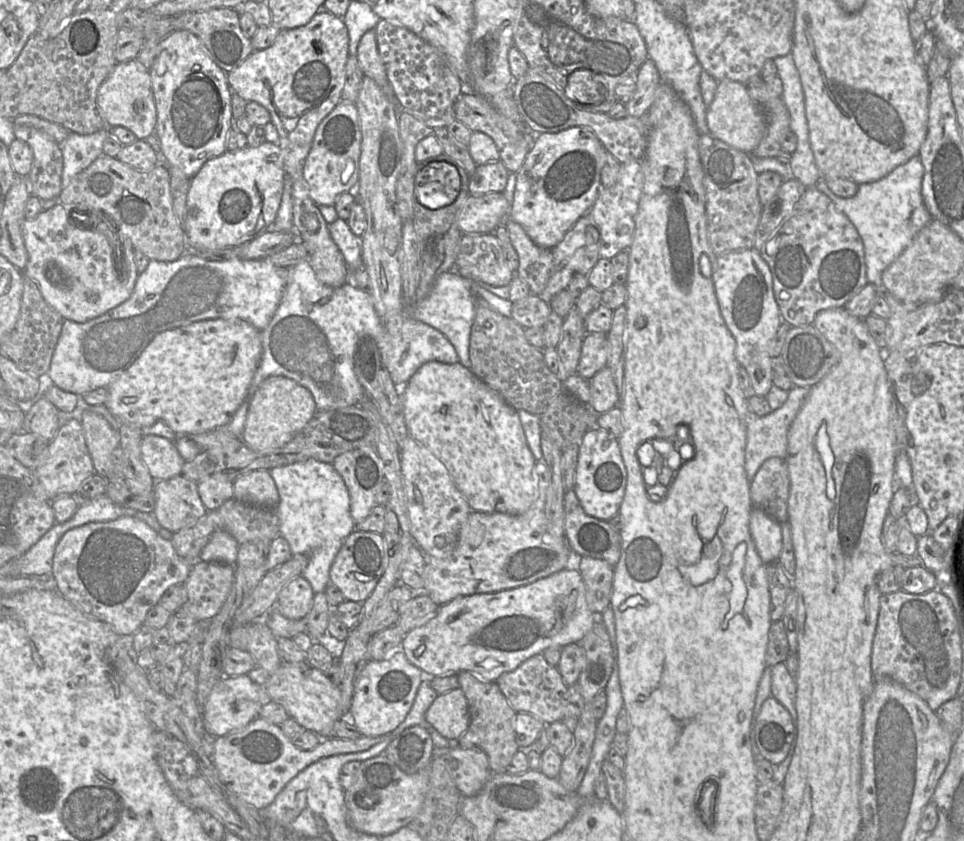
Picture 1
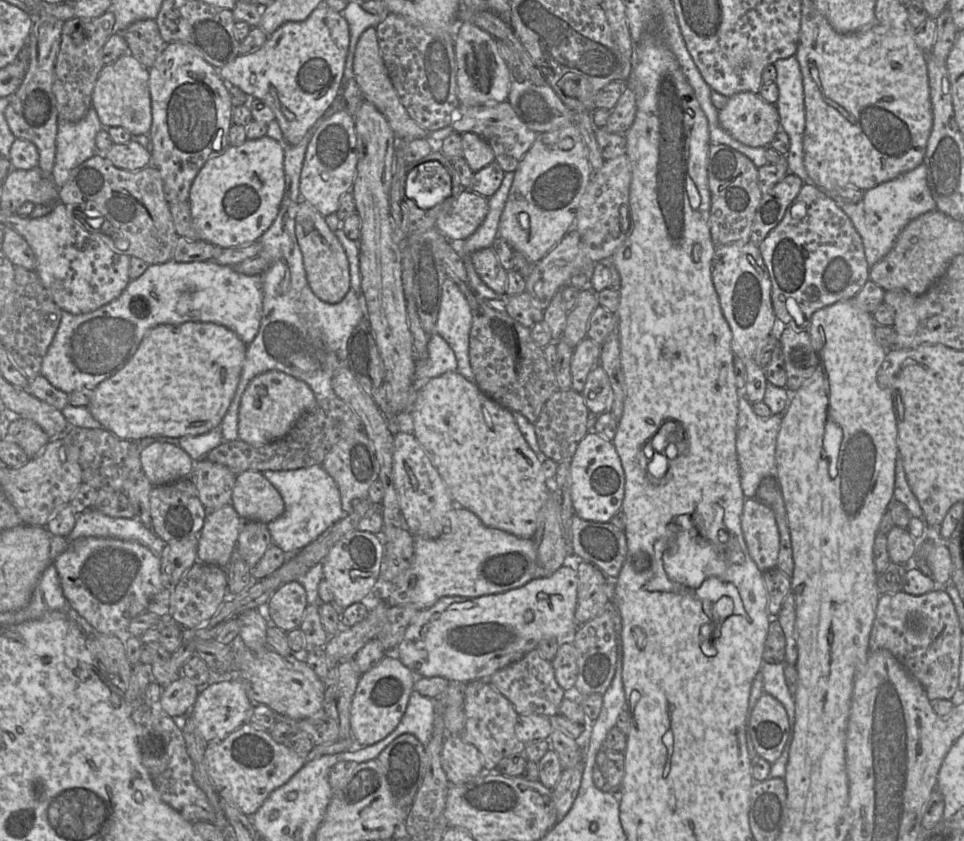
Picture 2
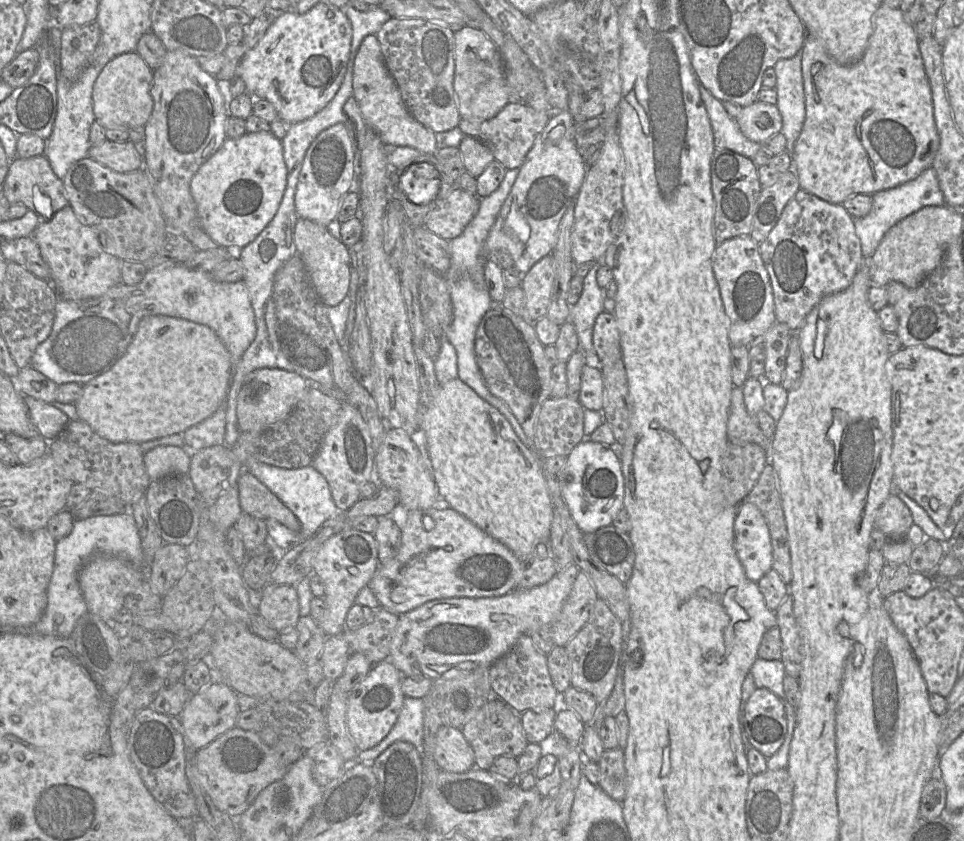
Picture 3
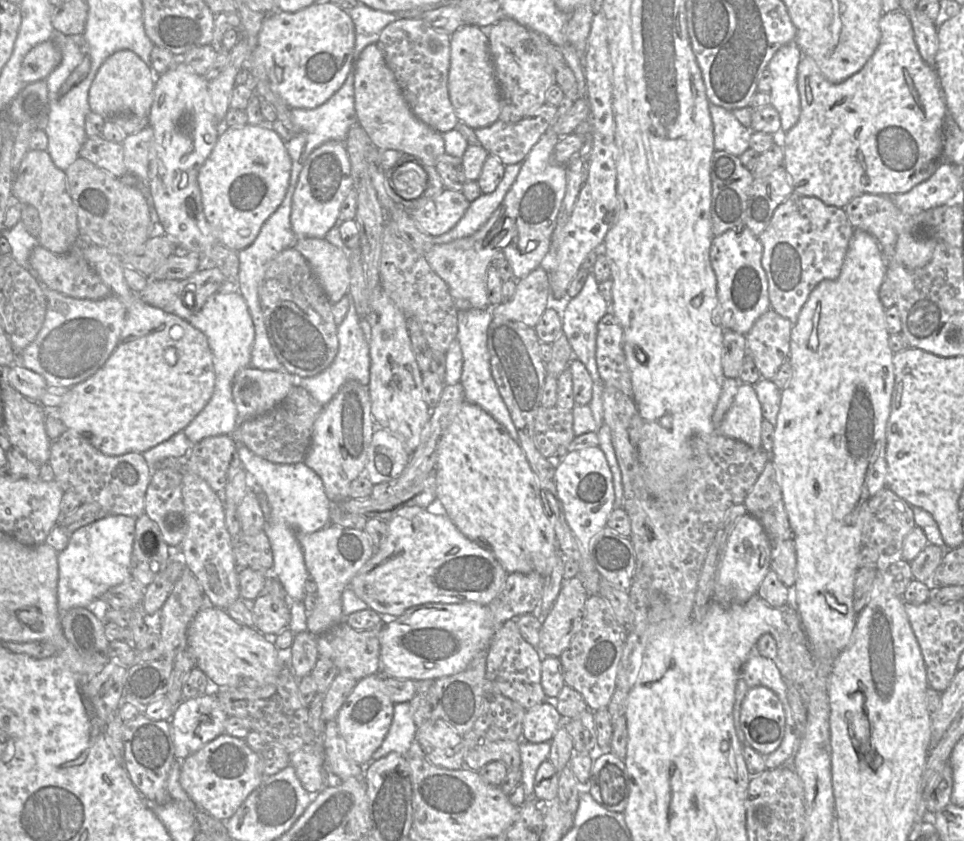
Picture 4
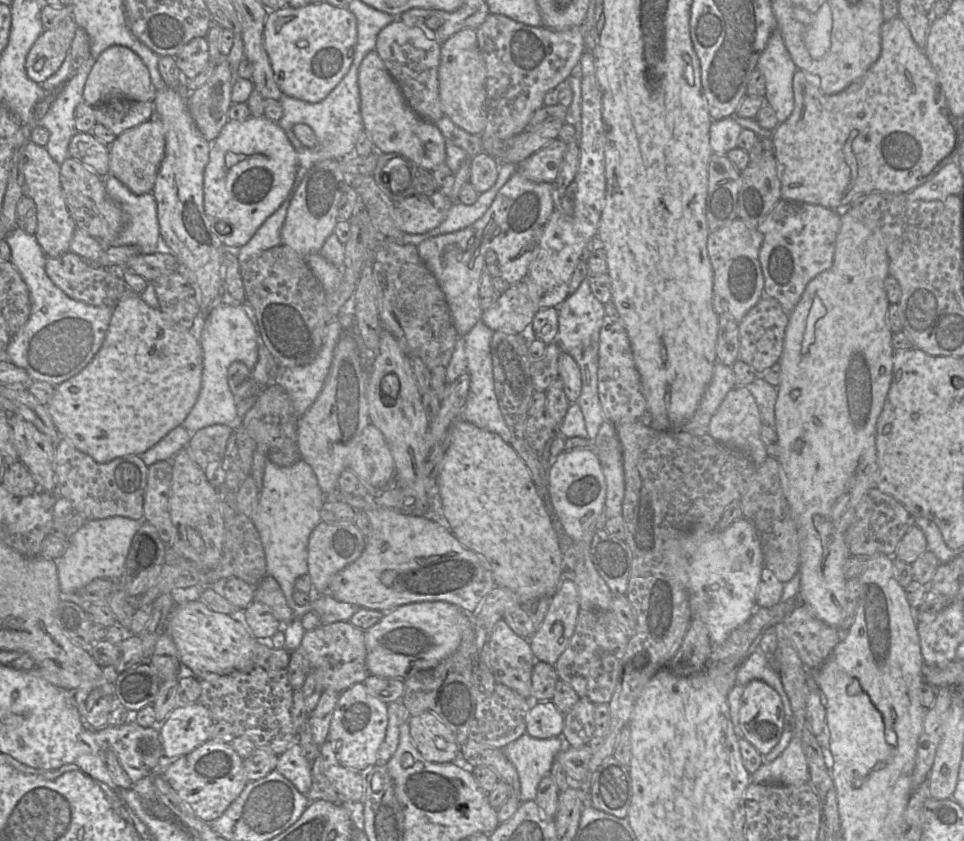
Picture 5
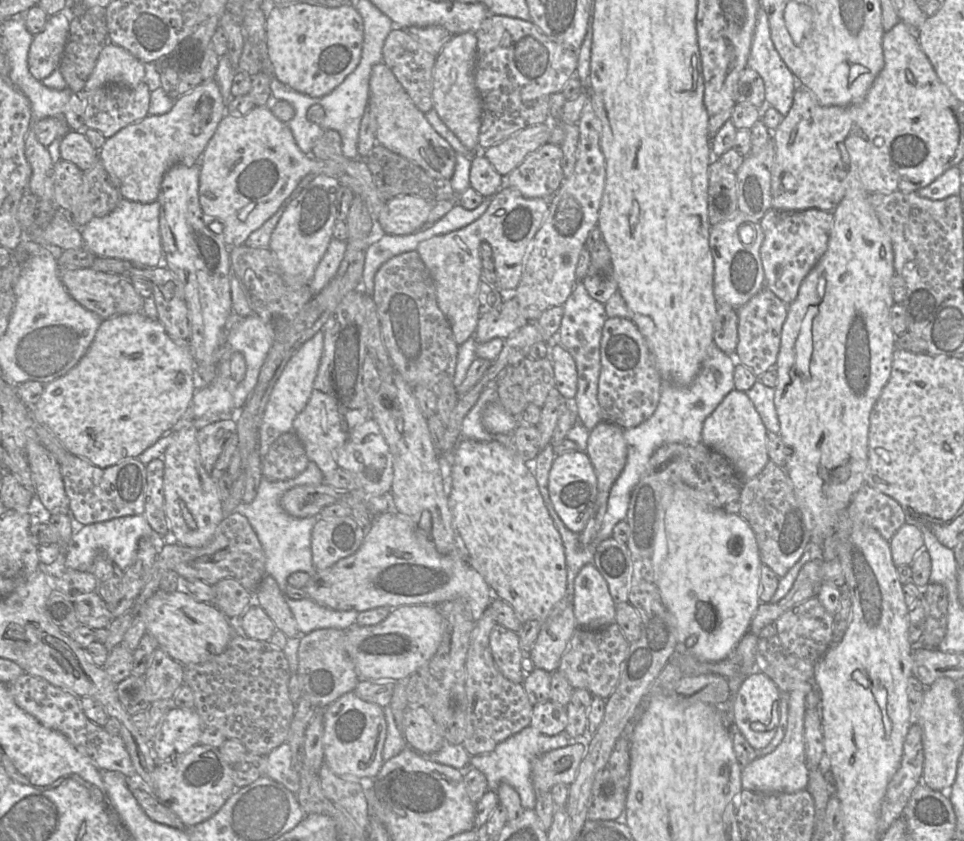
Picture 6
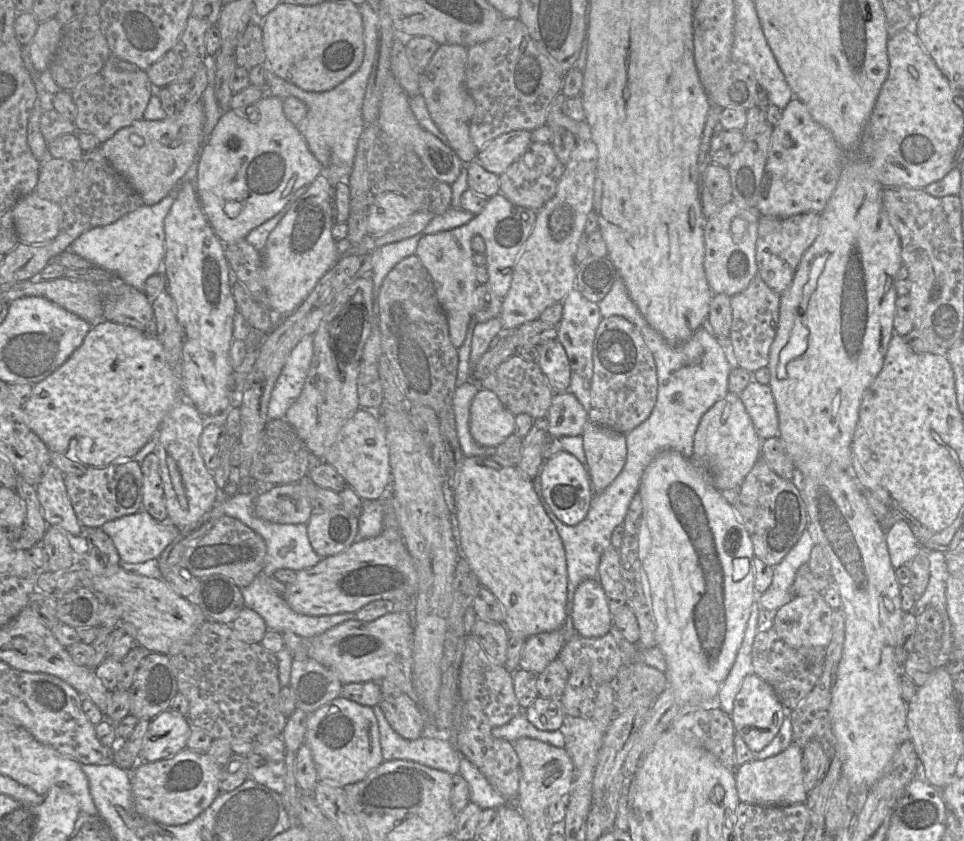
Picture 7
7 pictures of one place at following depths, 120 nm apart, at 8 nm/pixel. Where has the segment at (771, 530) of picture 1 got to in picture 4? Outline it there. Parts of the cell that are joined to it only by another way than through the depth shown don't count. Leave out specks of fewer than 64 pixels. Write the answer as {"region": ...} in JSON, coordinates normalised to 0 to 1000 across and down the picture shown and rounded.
{"region":[[[774,610],[768,615],[748,658],[740,713],[751,721],[771,718],[781,707],[799,677],[799,644],[790,623]]]}

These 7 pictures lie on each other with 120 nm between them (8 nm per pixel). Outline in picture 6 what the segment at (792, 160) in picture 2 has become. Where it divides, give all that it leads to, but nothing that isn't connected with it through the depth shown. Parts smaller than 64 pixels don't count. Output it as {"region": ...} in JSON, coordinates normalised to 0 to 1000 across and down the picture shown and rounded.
{"region":[[[787,11],[785,18],[775,78],[783,83],[791,95],[795,126],[815,138],[829,101],[803,56],[793,11]]]}

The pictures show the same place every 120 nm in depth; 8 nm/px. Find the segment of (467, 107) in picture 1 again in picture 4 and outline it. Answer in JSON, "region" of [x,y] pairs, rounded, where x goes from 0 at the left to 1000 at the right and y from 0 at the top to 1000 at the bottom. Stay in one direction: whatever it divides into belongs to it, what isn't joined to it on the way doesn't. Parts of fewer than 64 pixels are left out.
{"region":[[[564,122],[550,137],[535,146],[525,146],[516,143],[508,150],[492,153],[496,170],[508,183],[519,189],[525,197],[541,194],[553,174],[559,168],[566,155],[572,151],[577,141],[578,127]]]}

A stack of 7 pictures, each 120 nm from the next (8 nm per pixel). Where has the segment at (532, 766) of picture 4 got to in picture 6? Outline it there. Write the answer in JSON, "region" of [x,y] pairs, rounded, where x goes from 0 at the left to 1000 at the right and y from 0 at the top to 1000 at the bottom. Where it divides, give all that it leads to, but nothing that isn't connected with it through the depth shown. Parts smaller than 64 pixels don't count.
{"region":[[[549,862],[537,872],[527,876],[525,880],[517,883],[511,893],[489,899],[487,910],[503,922],[506,939],[516,941],[520,931],[527,931],[538,944],[543,961],[554,962],[558,944],[553,936],[551,926],[553,904],[566,894],[587,887],[591,887],[587,870],[584,869],[578,874],[571,875],[560,872]]]}

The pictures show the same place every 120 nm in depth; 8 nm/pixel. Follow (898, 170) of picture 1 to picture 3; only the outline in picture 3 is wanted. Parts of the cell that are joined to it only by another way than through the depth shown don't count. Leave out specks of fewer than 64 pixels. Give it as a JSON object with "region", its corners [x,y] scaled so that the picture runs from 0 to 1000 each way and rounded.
{"region":[[[966,197],[959,201],[950,212],[938,219],[905,231],[905,247],[901,253],[895,258],[885,259],[895,306],[902,308],[919,276],[936,260],[960,245],[977,244],[980,244],[979,233],[974,222],[972,206]]]}

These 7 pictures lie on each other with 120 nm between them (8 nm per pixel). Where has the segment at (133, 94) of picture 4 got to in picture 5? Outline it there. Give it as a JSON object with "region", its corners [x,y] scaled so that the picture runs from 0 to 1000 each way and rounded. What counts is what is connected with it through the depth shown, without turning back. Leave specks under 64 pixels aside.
{"region":[[[117,54],[101,69],[87,102],[86,118],[93,126],[100,126],[115,118],[159,121],[161,108],[155,83],[146,69],[133,56]]]}

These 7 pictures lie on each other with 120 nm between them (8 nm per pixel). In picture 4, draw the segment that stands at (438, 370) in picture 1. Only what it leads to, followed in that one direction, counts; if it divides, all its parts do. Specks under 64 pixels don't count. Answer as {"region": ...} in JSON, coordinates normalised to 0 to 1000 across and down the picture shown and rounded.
{"region":[[[481,477],[477,482],[474,492],[470,496],[469,501],[457,517],[454,528],[453,549],[450,564],[452,567],[452,591],[459,598],[466,617],[479,635],[508,655],[527,683],[532,680],[539,680],[544,683],[556,680],[564,687],[571,684],[573,675],[578,669],[578,661],[580,658],[576,630],[566,611],[555,564],[547,548],[540,530],[530,521],[523,507],[517,503],[509,493],[497,483]]]}

